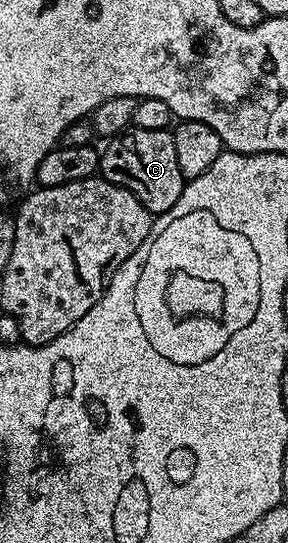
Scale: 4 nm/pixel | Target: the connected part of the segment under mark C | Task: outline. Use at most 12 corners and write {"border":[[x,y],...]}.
{"border":[[129,128],[99,173],[159,216],[186,179],[168,130]]}

